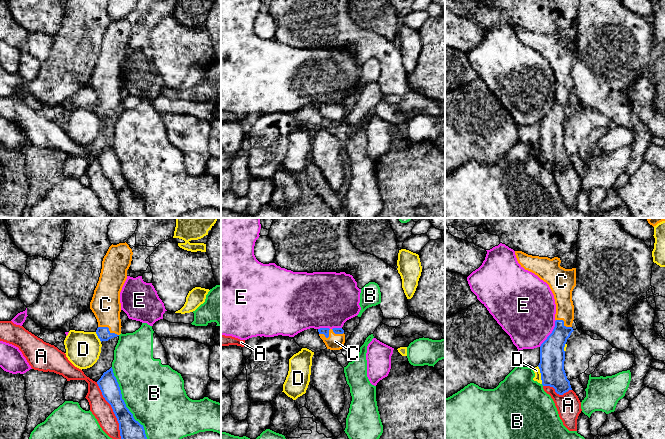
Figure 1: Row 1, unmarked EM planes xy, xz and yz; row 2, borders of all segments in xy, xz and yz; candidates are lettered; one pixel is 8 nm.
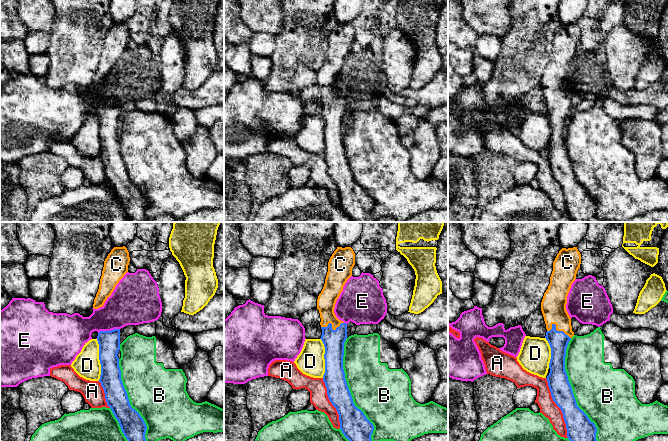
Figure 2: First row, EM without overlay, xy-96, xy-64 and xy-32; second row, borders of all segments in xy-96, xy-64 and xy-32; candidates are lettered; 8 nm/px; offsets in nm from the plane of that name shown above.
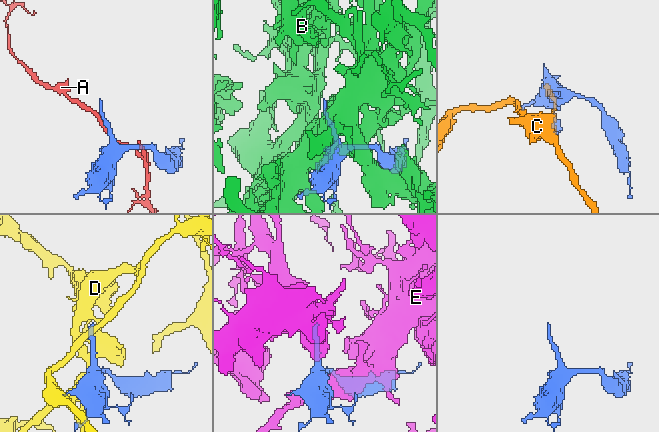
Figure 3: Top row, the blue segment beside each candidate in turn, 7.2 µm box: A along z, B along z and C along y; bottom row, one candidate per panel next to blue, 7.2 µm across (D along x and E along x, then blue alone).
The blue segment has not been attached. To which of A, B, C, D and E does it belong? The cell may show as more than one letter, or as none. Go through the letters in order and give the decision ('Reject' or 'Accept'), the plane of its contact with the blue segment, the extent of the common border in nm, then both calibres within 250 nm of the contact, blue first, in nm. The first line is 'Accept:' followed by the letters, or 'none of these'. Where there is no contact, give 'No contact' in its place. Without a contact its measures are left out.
Accept: C
A: Reject. Touches blue in xy. Shared border 500 nm. Thickness 160 nm (blue) against 160 nm
B: Reject. Touches blue in xy. Shared border 650 nm. Thickness 160 nm (blue) against 480 nm
C: Accept. Touches blue in xz. Shared border 200 nm. Thickness 60 nm (blue) against 130 nm
D: Reject. Touches blue in yz. Shared border 150 nm. Thickness 200 nm (blue) against 50 nm
E: Reject. Touches blue in yz. Shared border 260 nm. Thickness 200 nm (blue) against 440 nm

